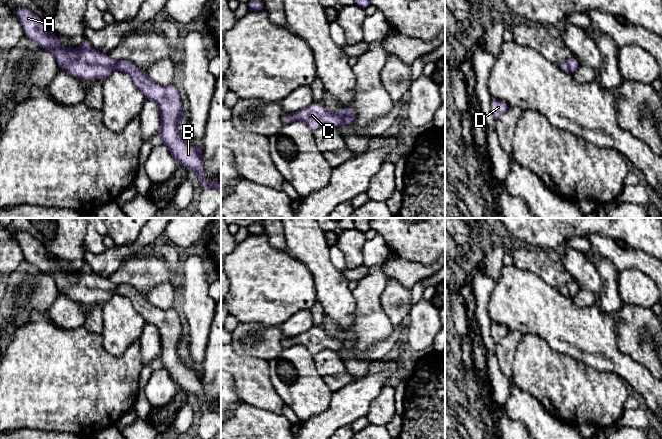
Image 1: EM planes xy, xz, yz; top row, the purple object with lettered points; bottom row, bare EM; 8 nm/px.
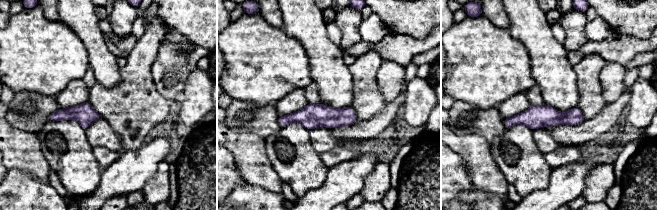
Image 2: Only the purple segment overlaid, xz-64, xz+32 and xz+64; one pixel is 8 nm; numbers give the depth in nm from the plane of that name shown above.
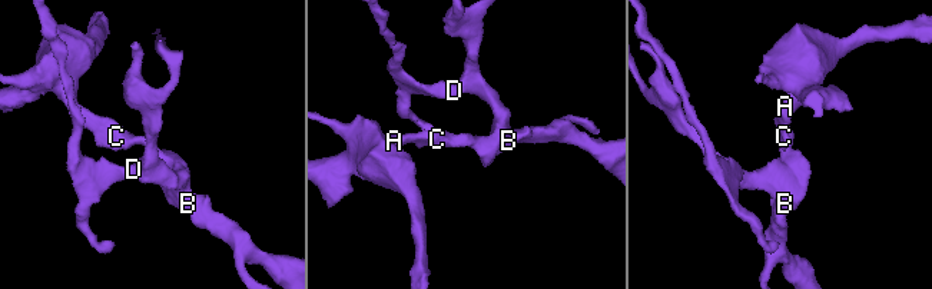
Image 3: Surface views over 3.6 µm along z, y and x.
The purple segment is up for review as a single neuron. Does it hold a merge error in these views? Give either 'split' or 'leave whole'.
leave whole

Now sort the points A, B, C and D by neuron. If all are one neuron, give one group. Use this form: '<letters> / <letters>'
A B C D

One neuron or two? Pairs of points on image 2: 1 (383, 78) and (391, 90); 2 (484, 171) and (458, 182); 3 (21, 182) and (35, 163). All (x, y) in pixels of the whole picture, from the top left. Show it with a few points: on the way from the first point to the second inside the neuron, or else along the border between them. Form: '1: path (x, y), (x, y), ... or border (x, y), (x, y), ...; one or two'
1: path (386, 81), (391, 87); one
2: border (459, 156), (468, 169), (471, 181), (475, 186); two
3: border (10, 168), (28, 172), (48, 183); two

